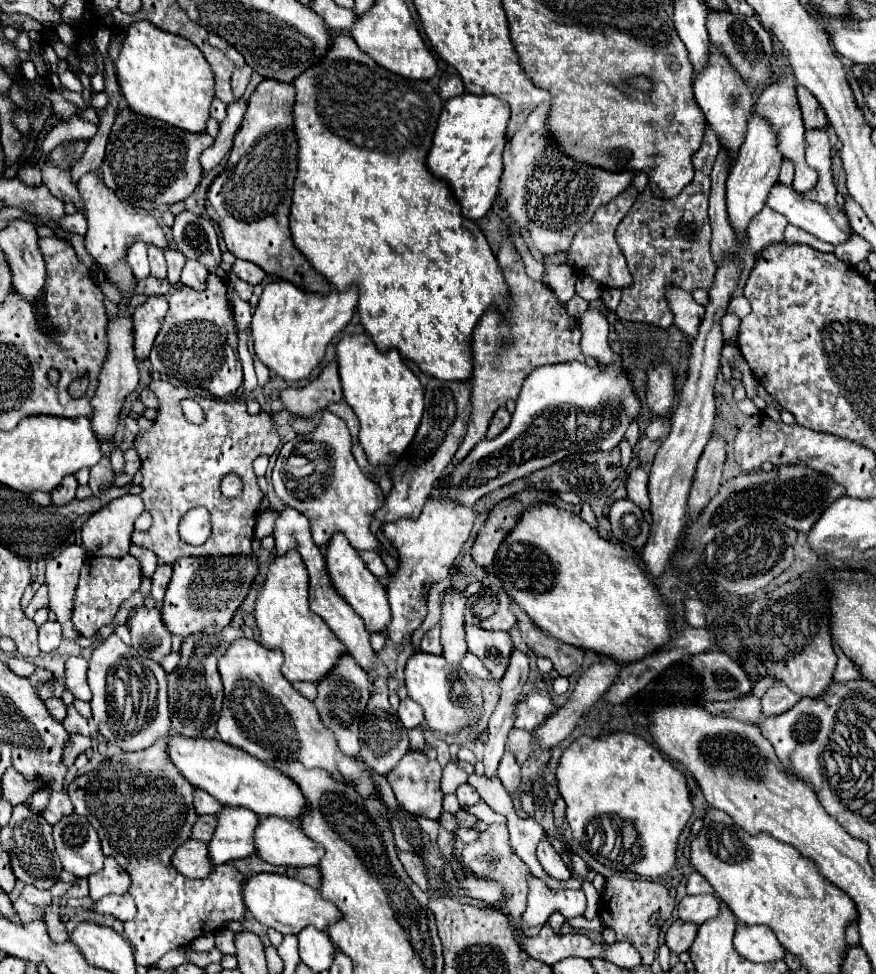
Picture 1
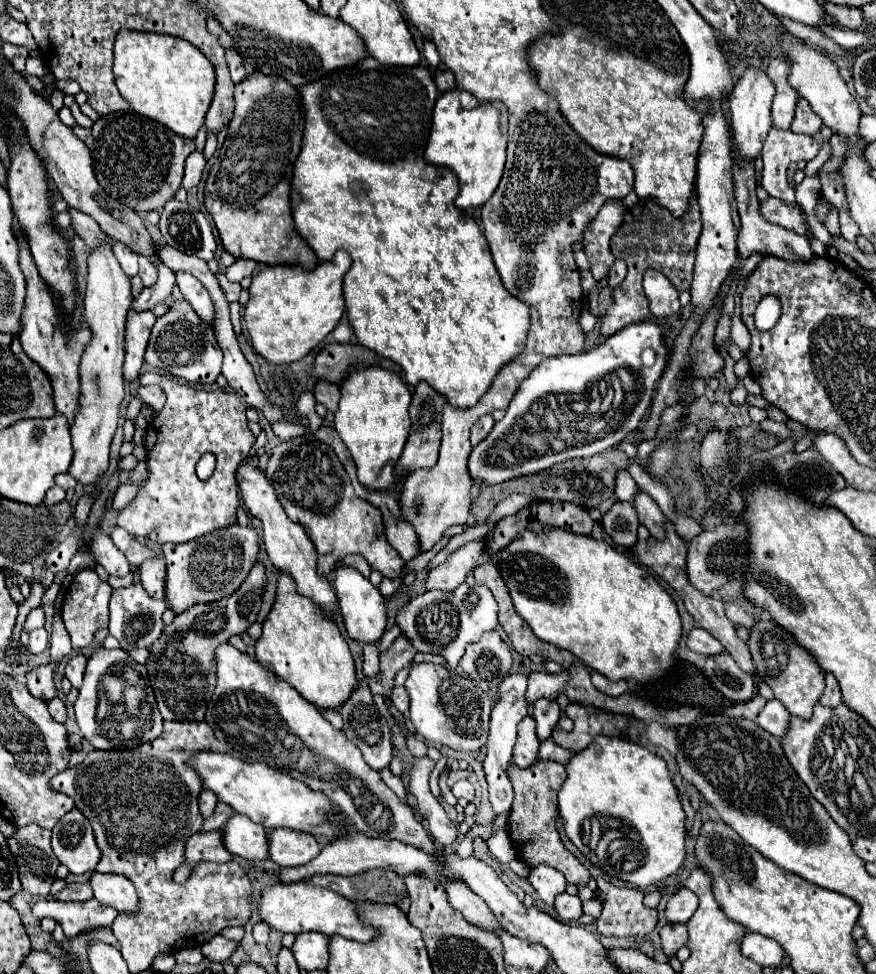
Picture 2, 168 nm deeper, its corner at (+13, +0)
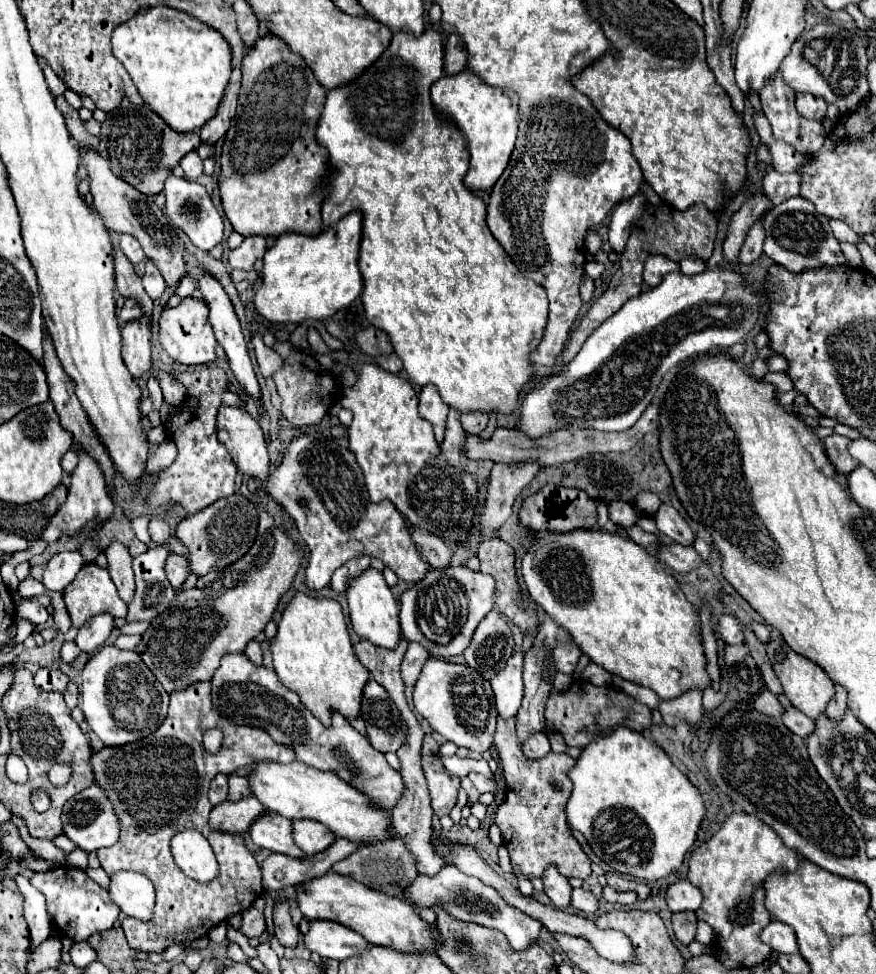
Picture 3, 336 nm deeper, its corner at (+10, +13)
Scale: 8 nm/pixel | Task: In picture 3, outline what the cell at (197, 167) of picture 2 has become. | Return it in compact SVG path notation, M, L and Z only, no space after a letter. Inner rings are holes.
M190 151L182 161L180 161L180 167L184 169L184 175L188 179L198 179L202 175L202 159L196 151Z

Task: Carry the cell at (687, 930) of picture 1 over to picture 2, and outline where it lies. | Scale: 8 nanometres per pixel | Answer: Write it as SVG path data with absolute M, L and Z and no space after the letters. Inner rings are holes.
M667 924L659 932L661 936L661 948L671 958L677 954L681 946L687 944L687 926L685 924Z

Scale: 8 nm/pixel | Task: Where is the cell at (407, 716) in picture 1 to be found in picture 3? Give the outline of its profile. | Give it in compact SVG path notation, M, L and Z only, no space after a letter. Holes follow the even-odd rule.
M410 643L408 645L408 651L402 659L402 665L400 665L400 675L402 675L402 681L406 685L414 685L418 675L420 675L420 669L424 665L424 661L428 659L428 651L424 651L418 643Z

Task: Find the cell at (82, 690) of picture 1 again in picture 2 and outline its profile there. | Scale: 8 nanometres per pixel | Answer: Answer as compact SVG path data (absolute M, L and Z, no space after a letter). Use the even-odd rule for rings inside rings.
M85 654L73 656L73 658L67 662L67 666L65 666L65 678L69 678L69 682L71 682L75 688L81 688L81 680L83 680L85 666L87 666L87 656L85 656Z

